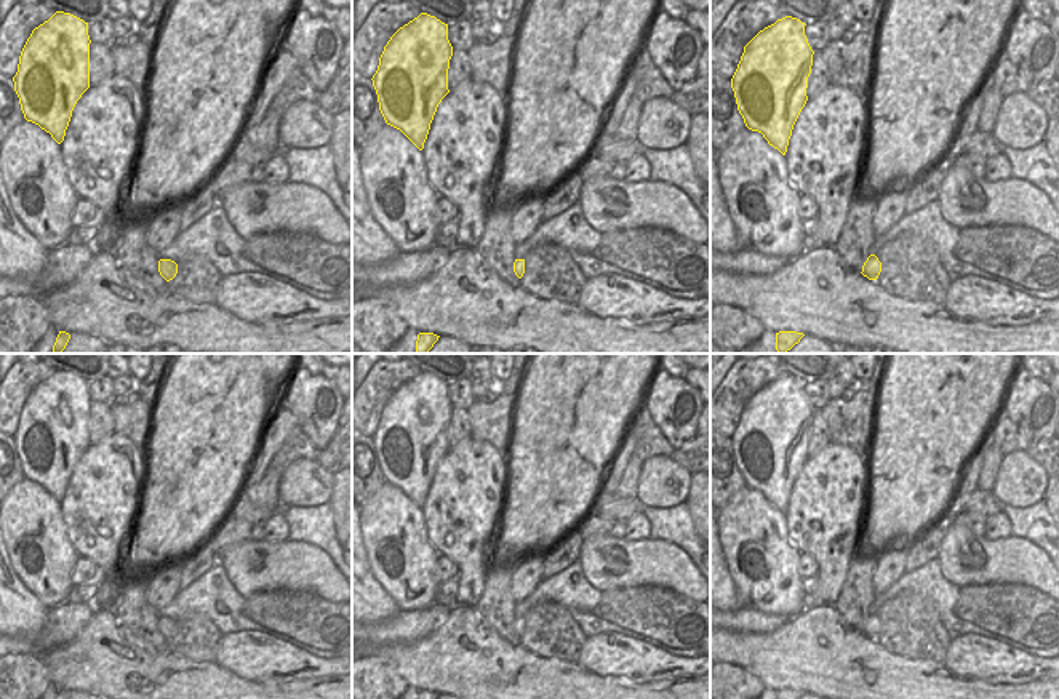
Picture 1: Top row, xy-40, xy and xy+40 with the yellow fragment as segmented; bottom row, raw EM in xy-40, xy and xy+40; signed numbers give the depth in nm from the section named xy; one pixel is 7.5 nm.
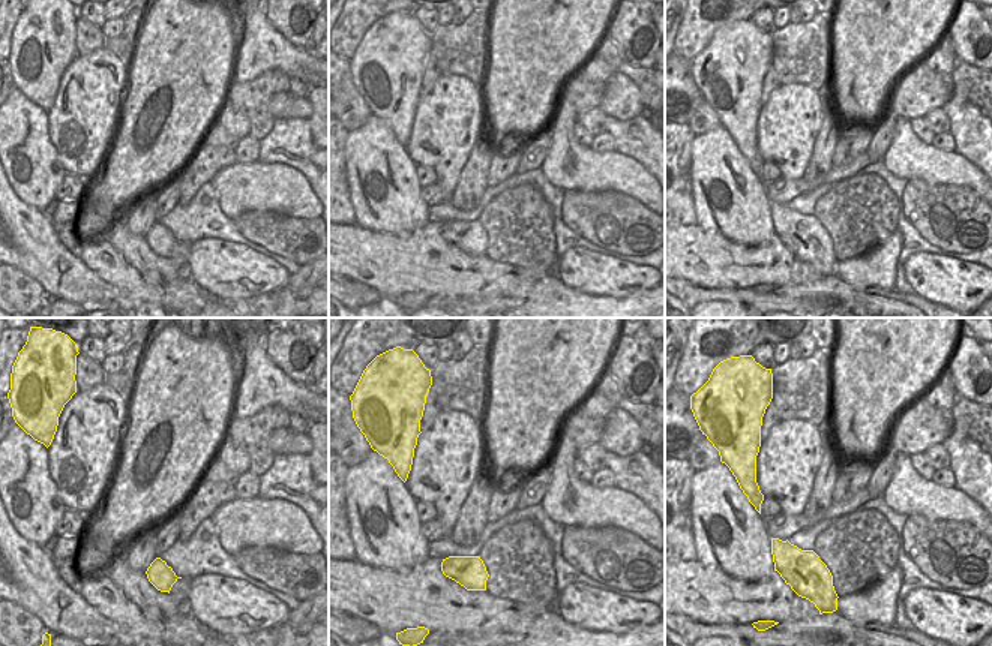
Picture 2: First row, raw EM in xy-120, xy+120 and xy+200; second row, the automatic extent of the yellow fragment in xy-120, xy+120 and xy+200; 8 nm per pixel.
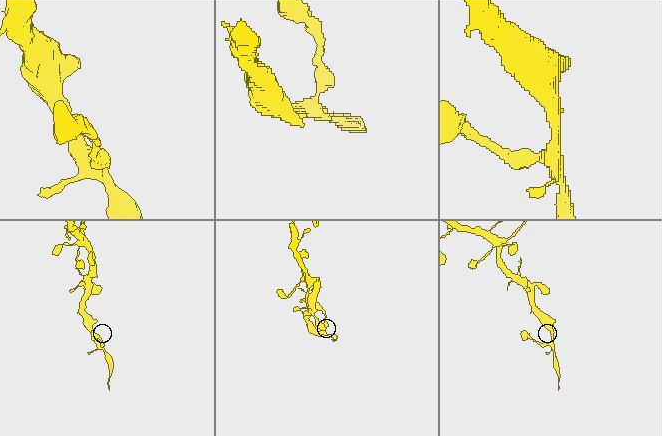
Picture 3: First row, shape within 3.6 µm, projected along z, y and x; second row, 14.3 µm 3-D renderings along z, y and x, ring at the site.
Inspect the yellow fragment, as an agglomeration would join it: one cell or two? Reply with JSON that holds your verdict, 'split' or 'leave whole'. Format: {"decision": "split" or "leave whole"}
{"decision": "leave whole"}

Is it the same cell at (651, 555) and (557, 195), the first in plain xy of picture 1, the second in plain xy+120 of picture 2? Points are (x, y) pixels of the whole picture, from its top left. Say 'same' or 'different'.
different

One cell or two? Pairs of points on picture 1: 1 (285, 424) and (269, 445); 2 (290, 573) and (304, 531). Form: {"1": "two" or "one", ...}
{"1": "one", "2": "two"}

